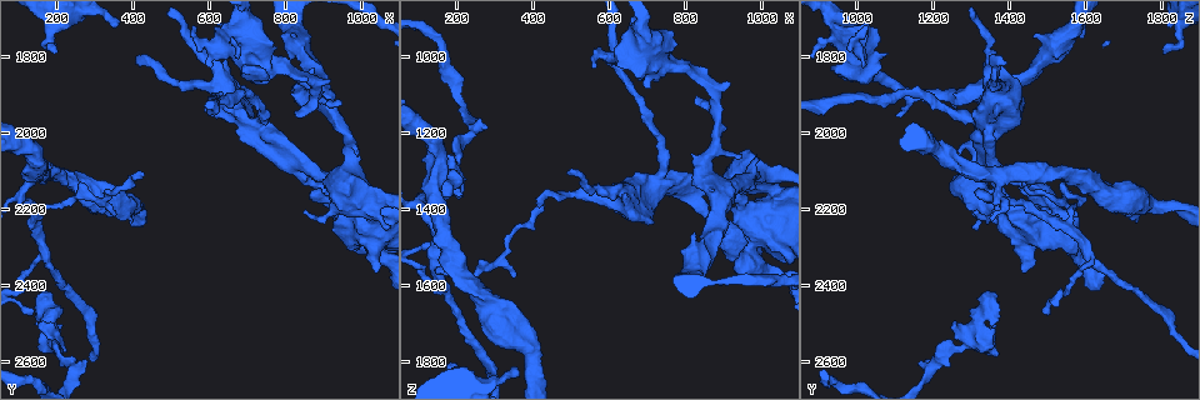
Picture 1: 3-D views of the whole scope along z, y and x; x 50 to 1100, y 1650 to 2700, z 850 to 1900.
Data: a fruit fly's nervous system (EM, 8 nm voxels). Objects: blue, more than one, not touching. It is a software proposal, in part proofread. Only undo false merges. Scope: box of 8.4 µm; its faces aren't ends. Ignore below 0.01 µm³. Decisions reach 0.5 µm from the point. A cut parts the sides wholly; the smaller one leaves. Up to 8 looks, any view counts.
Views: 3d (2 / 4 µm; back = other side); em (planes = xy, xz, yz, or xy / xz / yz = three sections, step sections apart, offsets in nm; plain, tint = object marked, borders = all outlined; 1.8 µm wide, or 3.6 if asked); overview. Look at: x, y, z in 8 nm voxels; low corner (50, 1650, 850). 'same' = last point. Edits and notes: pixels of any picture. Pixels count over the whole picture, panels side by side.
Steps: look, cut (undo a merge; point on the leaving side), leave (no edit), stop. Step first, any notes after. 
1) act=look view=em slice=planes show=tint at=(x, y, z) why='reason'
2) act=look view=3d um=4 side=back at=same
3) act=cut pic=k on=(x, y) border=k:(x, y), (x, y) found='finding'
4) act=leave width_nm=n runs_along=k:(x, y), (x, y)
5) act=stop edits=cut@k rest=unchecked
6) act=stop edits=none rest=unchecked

act=look view=3d um=4 at=(985, 2175, 1320) why='touches itself'

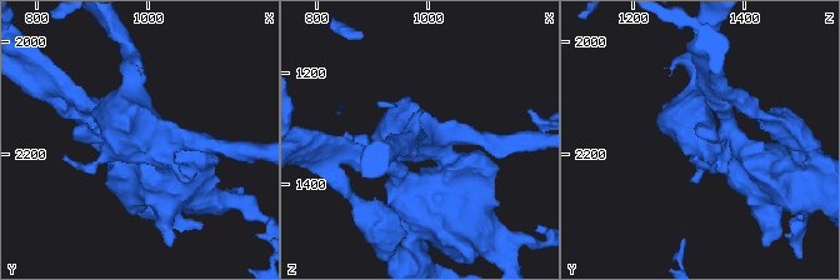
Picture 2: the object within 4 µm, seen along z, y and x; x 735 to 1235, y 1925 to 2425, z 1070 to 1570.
act=look view=em um=3.6 slice=yz step=4 show=tint at=(985, 2175, 1320) why='need the tissue'

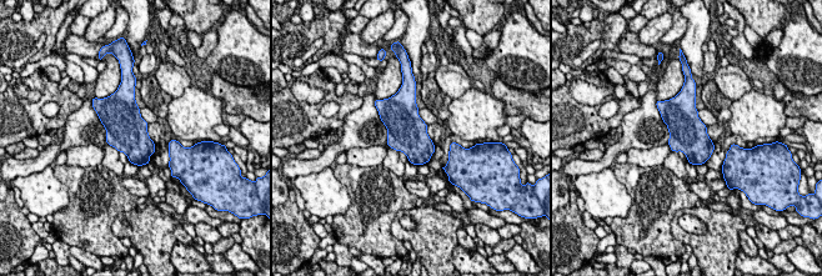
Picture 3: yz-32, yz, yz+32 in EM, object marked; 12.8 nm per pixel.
act=leave width_nm=480 found='one neuron here'

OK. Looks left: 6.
act=look view=em um=3.6 slice=planes show=borders at=(975, 2270, 1545)

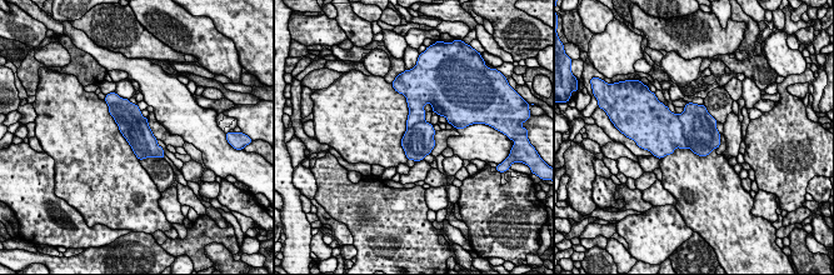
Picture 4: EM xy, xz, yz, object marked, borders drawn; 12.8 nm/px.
act=cut pic=4 on=(700, 133) found='two neurons meet here'

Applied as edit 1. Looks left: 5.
act=look view=3d um=2 at=(745, 1990, 1330) why='four-way junction'

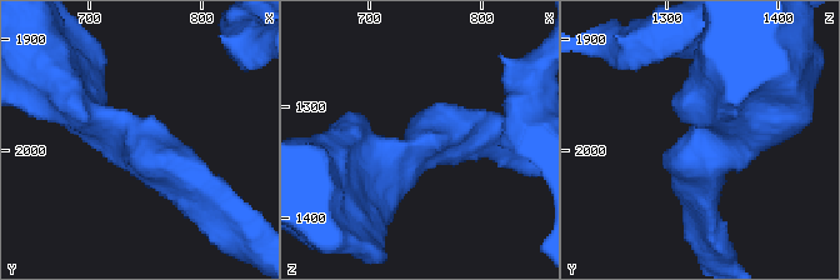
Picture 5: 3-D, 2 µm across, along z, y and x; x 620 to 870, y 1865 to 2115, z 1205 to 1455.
act=look view=em slice=planes show=plain at=(742, 1992, 1334) arms=4 why='need the tissue'

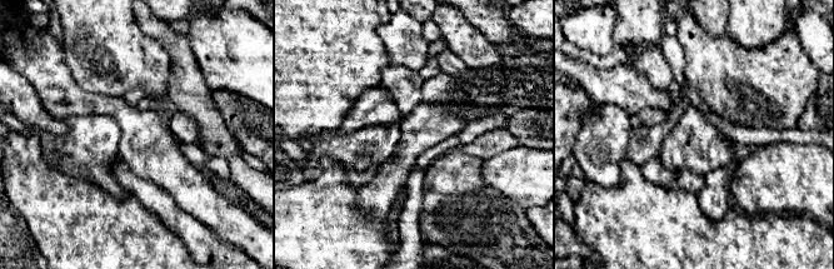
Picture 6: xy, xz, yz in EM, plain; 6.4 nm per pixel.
act=look view=em slice=planes show=tint at=same why='with the object marked'

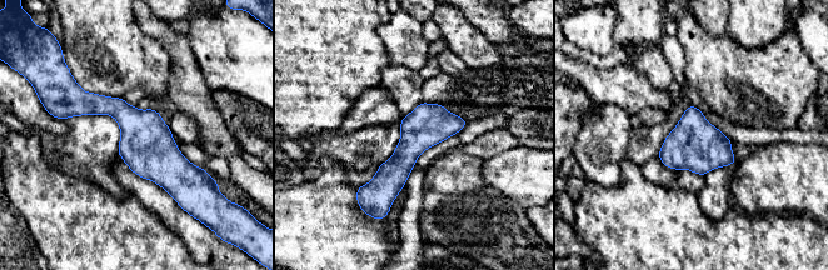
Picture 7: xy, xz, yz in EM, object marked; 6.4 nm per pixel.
act=leave found='one neuron here'

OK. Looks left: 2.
act=look view=em slice=planes show=tint at=(770, 1815, 1025) why='calibre changes'

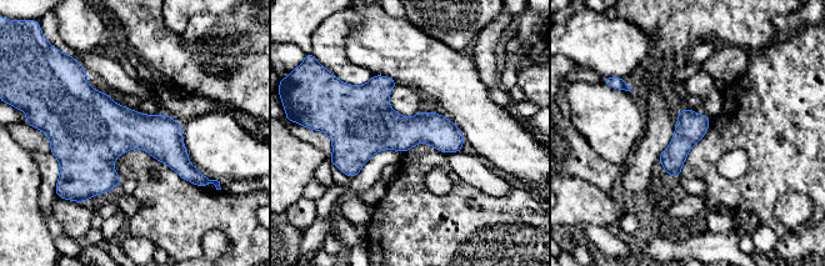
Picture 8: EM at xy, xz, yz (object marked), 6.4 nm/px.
act=leave found='one neuron here'

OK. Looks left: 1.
act=stop edits=cut@4 rest=unchecked

